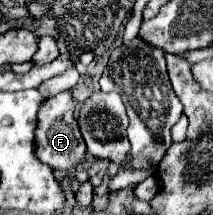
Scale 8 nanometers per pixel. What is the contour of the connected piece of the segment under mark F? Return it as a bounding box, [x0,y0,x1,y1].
[35,91,87,171]

